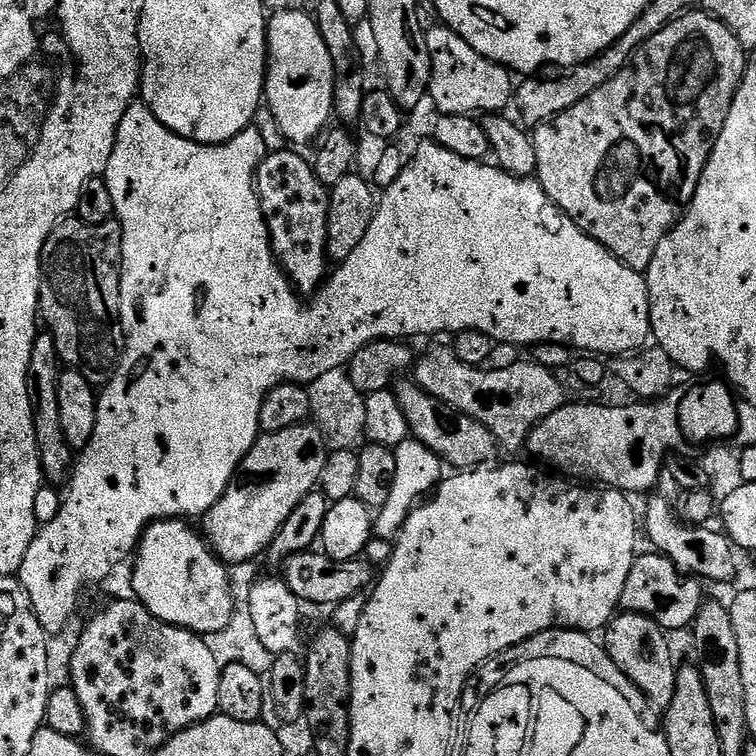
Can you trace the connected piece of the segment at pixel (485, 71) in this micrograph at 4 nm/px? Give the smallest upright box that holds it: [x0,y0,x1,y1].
[426,27,514,116]

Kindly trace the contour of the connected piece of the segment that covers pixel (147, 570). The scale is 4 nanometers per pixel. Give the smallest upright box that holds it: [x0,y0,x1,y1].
[132,518,238,634]

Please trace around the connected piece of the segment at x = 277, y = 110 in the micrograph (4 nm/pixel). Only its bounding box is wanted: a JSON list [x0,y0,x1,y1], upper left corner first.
[264,8,334,146]

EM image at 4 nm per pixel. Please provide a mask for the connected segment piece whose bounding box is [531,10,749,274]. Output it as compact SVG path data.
M693 10L679 16L674 22L670 22L654 38L650 38L630 58L630 62L606 86L594 90L590 98L582 98L578 106L574 106L569 112L563 112L548 120L544 124L535 125L531 133L532 145L536 151L536 174L535 179L539 180L544 193L560 207L569 218L580 227L590 238L594 238L612 256L634 271L647 273L650 262L654 258L654 250L658 250L658 242L678 221L683 218L684 211L691 204L694 194L698 190L698 182L702 178L704 168L708 164L710 154L716 145L716 139L722 134L722 126L726 126L726 118L730 114L730 106L736 97L736 91L744 82L744 72L748 69L749 57L746 50L734 38L732 31L724 25L724 21L716 16L709 16L703 10Z

